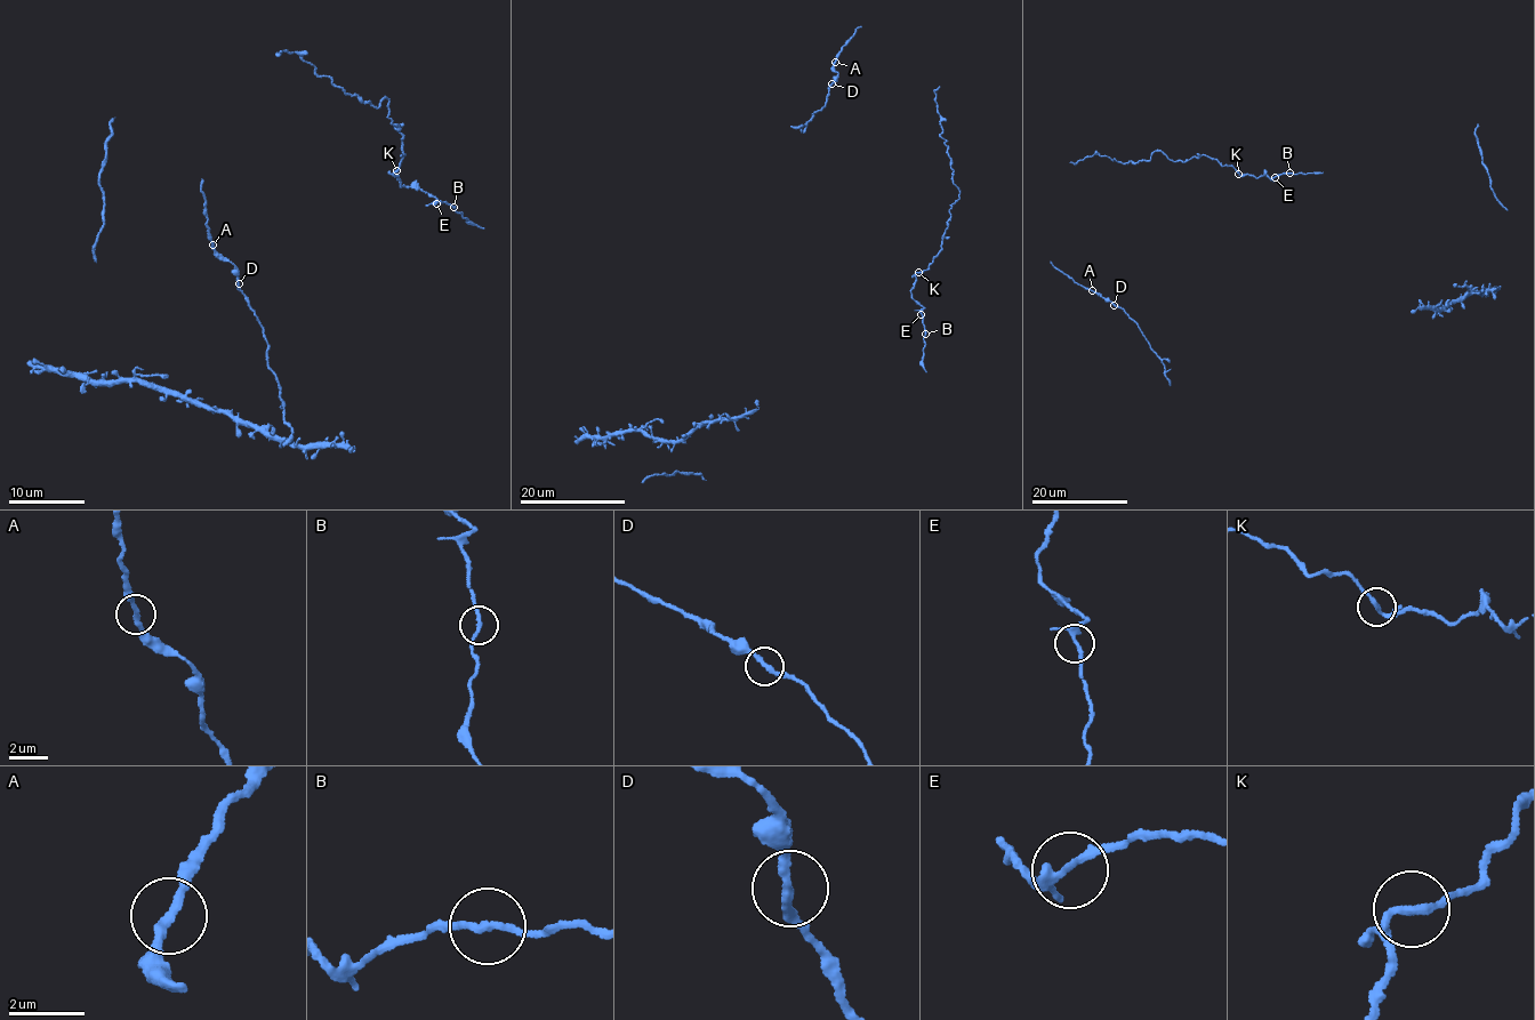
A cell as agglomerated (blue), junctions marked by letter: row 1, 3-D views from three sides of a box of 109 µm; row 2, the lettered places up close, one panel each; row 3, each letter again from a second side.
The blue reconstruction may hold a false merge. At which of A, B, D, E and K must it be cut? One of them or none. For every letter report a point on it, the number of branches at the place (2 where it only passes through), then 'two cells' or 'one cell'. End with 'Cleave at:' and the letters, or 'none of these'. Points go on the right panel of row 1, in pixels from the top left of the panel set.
A: place (1092, 290); branches 2; one cell
B: place (1290, 173); branches 2; one cell
D: place (1114, 305); branches 2; one cell
E: place (1275, 177); branches 3; one cell
K: place (1238, 174); branches 3; one cell
Cleave at: none of these

